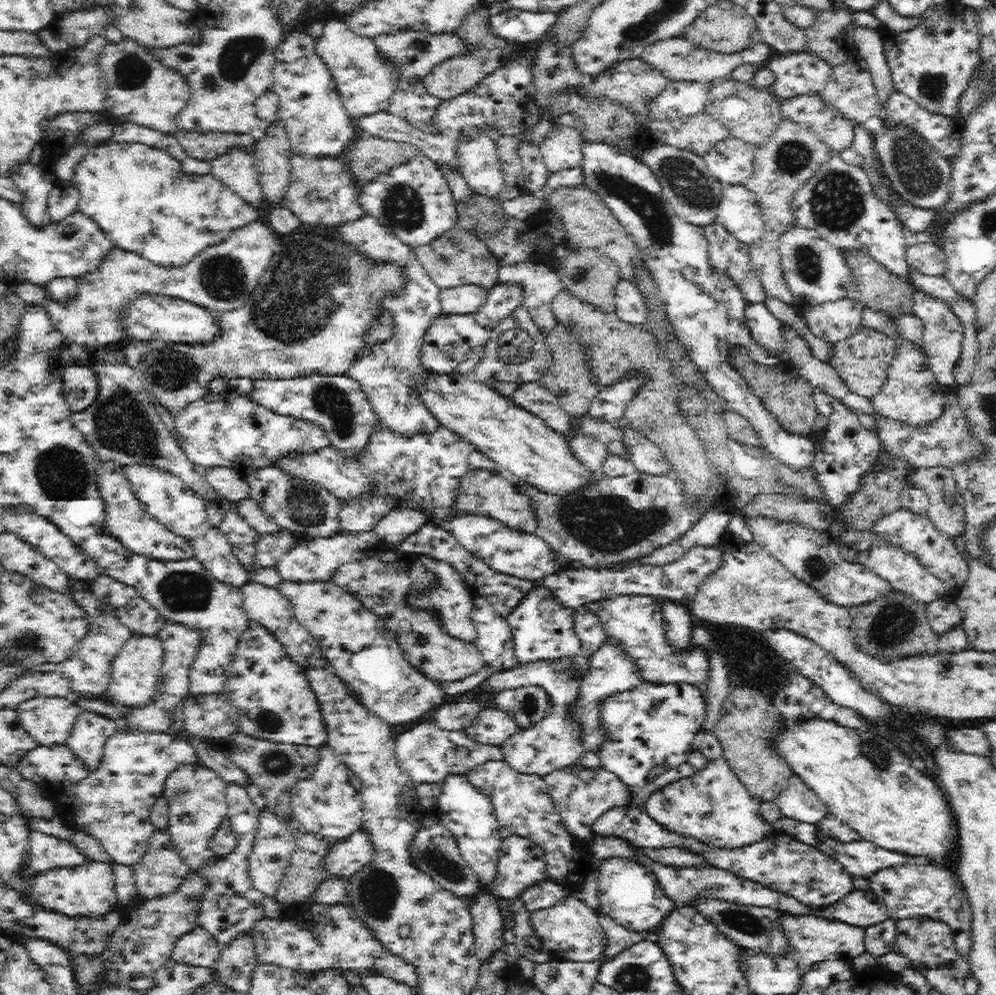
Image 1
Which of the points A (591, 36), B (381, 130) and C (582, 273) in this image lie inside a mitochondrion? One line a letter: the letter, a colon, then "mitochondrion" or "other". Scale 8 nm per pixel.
A: other
B: other
C: mitochondrion

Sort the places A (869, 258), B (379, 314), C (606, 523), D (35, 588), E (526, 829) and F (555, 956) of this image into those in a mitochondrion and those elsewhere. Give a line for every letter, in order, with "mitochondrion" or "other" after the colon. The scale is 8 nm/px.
A: other
B: other
C: mitochondrion
D: other
E: other
F: other

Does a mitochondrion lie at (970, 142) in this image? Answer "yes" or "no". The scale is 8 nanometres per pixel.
no

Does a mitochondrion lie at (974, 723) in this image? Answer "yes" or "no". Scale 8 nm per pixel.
no

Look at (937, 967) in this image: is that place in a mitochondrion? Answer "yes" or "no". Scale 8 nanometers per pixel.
no

